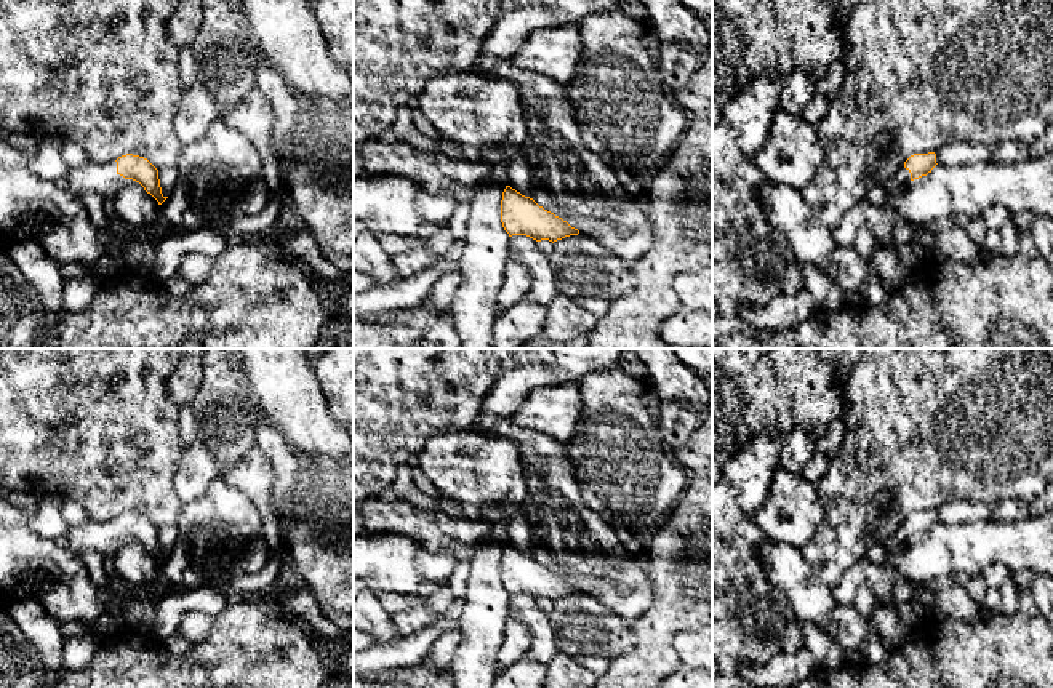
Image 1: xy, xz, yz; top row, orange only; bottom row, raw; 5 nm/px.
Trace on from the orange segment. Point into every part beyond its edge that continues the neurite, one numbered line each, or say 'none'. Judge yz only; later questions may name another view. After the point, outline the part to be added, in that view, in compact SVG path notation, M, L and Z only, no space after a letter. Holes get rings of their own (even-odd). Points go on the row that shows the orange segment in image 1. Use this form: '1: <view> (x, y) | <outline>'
1: yz (903, 176) | M901 168L885 186L887 192L896 192L906 187L911 182L911 173L906 168Z

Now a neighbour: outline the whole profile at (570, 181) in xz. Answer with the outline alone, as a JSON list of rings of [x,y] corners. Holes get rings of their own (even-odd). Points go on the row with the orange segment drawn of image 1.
[[[510,61],[498,62],[486,78],[512,82],[520,91],[531,198],[629,264],[645,254],[653,222],[624,194],[623,179],[584,146],[563,86]]]

